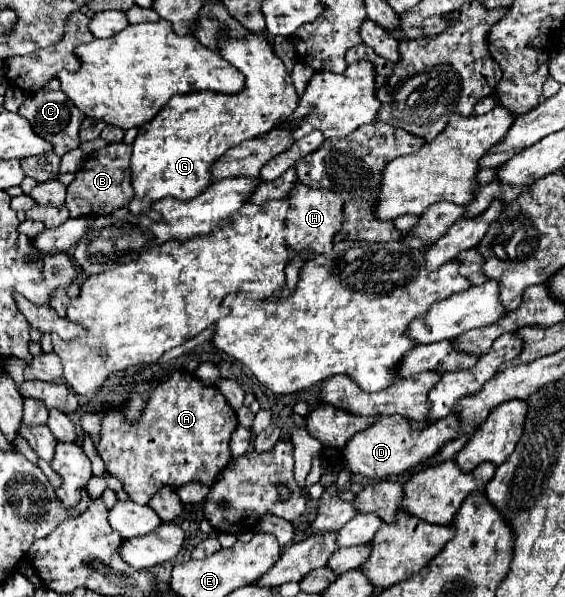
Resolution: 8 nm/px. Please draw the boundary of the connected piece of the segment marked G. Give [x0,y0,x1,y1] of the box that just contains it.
[128,31,298,217]

